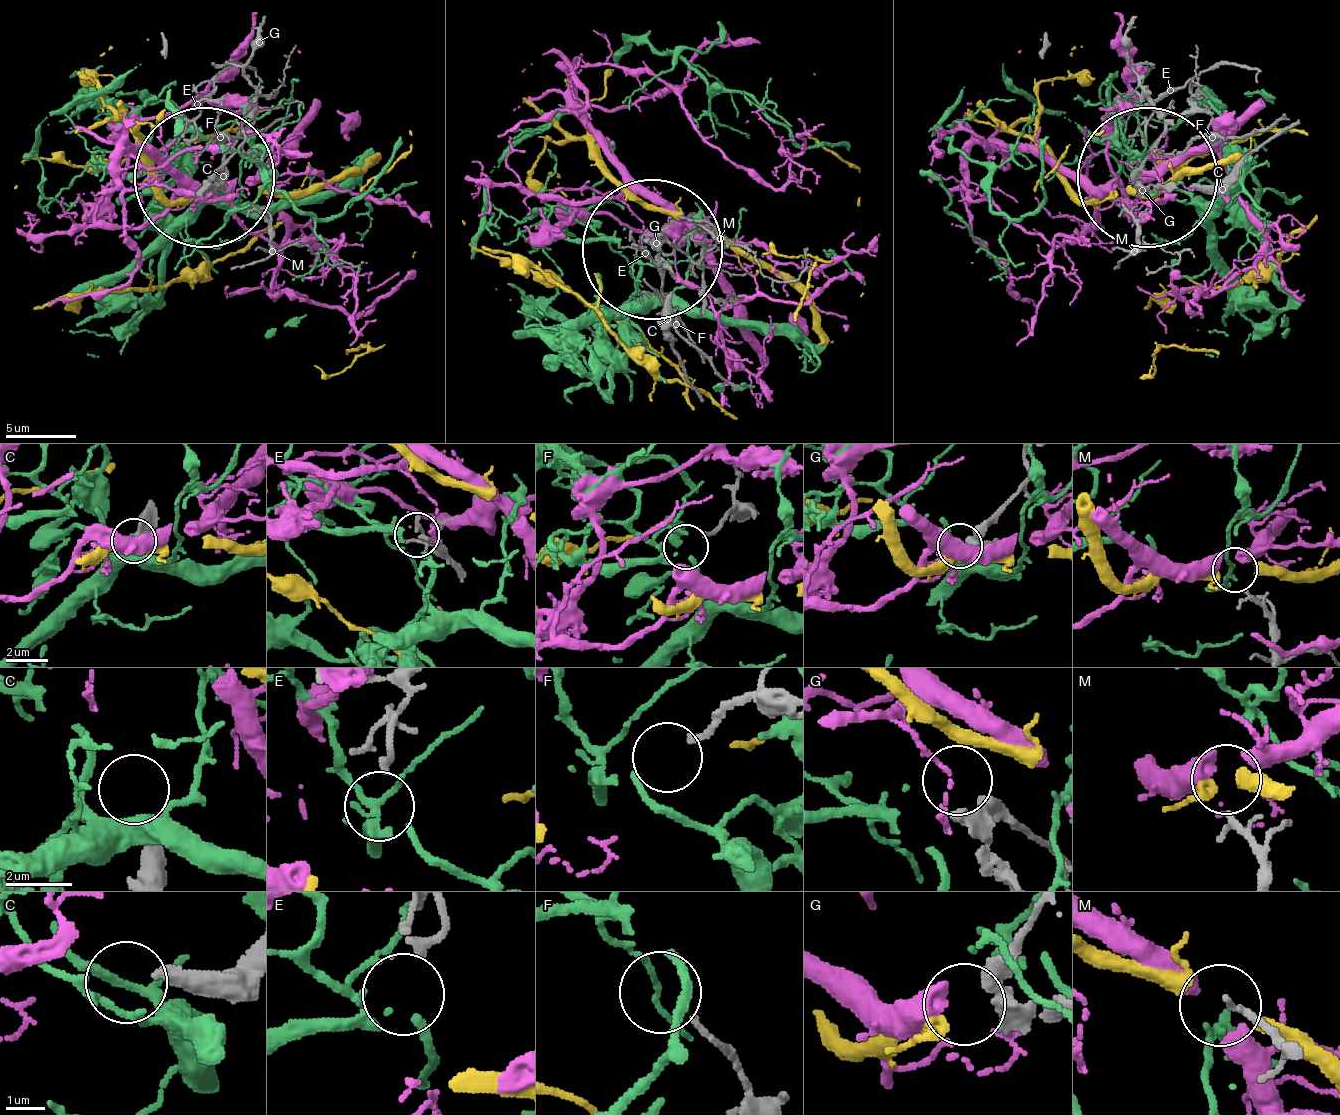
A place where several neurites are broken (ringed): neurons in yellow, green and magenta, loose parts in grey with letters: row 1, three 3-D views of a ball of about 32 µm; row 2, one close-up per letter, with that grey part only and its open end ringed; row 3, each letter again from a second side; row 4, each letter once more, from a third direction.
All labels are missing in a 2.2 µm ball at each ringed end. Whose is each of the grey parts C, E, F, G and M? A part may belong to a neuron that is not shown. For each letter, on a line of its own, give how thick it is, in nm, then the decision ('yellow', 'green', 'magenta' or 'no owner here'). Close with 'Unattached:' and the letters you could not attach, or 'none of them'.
C: calibre 380 nm; no owner here
E: calibre 240 nm; green
F: calibre 140 nm; no owner here
G: calibre 380 nm; no owner here
M: calibre 200 nm; magenta
Unattached: C, F, G

